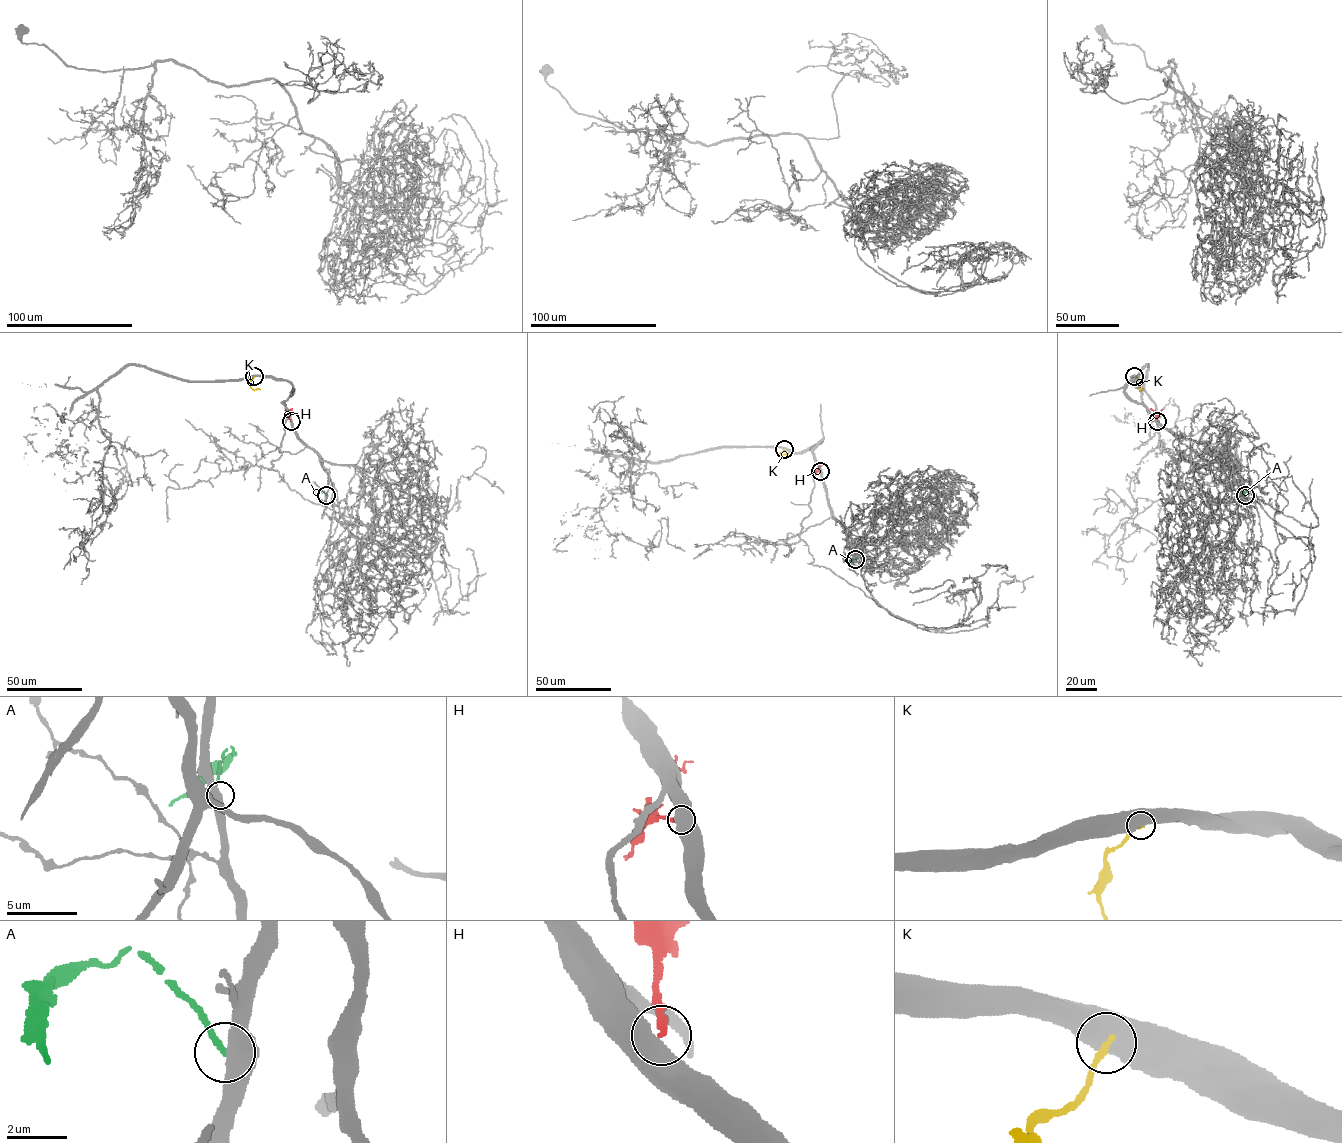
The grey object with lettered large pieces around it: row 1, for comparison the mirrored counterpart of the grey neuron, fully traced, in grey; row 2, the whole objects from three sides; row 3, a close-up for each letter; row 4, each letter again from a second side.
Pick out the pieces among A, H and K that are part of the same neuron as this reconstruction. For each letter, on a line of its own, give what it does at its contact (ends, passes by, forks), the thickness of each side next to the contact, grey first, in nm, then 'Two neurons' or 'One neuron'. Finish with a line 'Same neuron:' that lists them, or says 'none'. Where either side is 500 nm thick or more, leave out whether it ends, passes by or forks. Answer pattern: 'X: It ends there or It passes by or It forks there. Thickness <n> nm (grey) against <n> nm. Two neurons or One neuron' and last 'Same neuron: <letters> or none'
A: It ends there. Thickness 440 nm (grey) against 190 nm. Two neurons
H: Thickness 750 nm (grey) against 200 nm. Two neurons
K: Thickness 900 nm (grey) against 200 nm. Two neurons
Same neuron: none

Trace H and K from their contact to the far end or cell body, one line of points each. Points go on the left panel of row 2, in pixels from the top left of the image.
H: (291, 421), (288, 412), (292, 408)
K: (254, 376), (250, 386), (259, 389)

